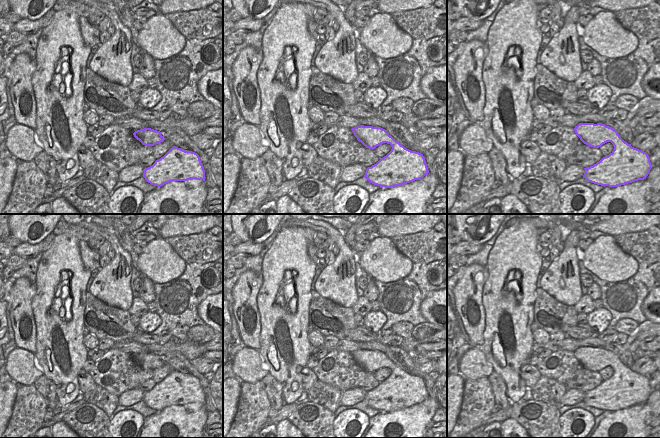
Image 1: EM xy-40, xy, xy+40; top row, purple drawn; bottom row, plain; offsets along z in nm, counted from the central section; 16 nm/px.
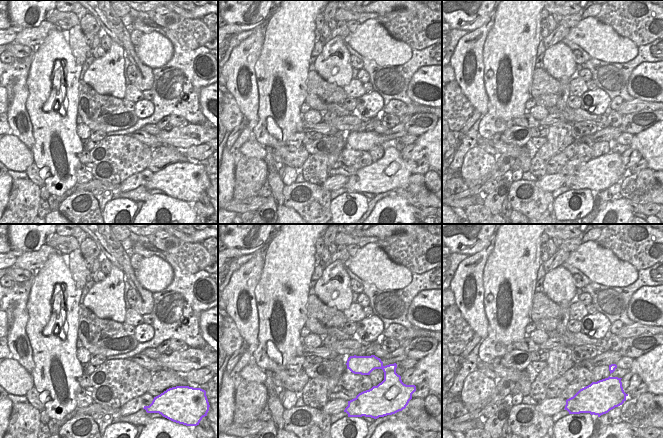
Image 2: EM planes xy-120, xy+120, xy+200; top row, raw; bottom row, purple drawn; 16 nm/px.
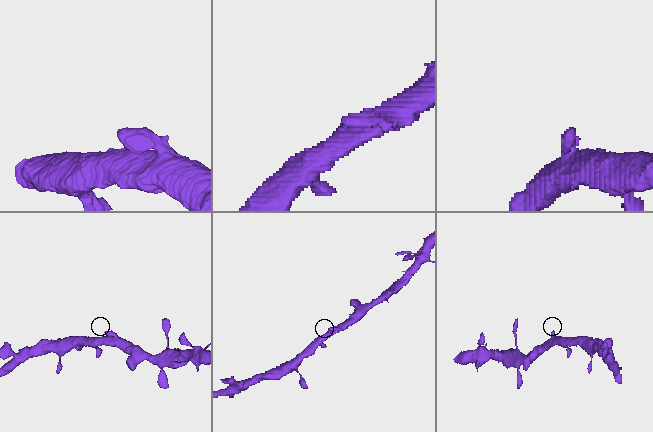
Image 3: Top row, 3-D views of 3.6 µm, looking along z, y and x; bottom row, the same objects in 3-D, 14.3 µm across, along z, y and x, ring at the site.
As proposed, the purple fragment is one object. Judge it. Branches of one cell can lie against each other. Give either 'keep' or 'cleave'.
keep

